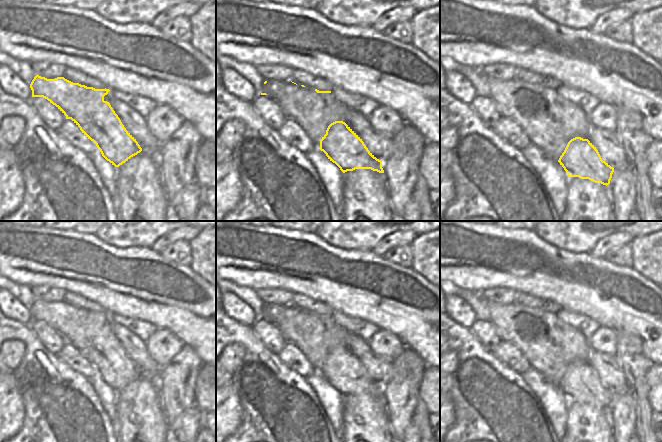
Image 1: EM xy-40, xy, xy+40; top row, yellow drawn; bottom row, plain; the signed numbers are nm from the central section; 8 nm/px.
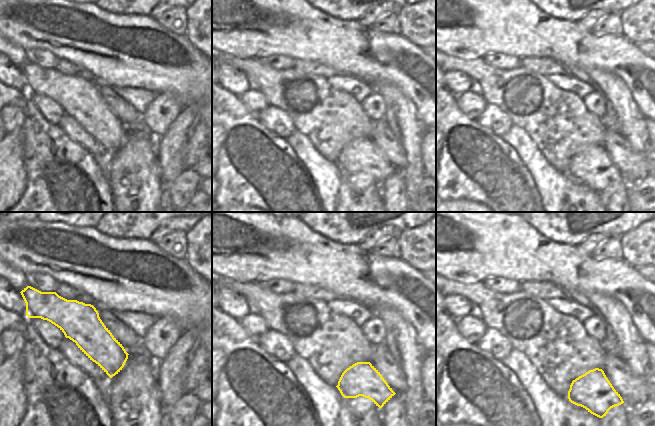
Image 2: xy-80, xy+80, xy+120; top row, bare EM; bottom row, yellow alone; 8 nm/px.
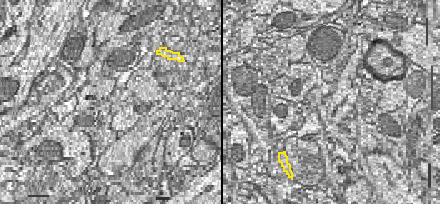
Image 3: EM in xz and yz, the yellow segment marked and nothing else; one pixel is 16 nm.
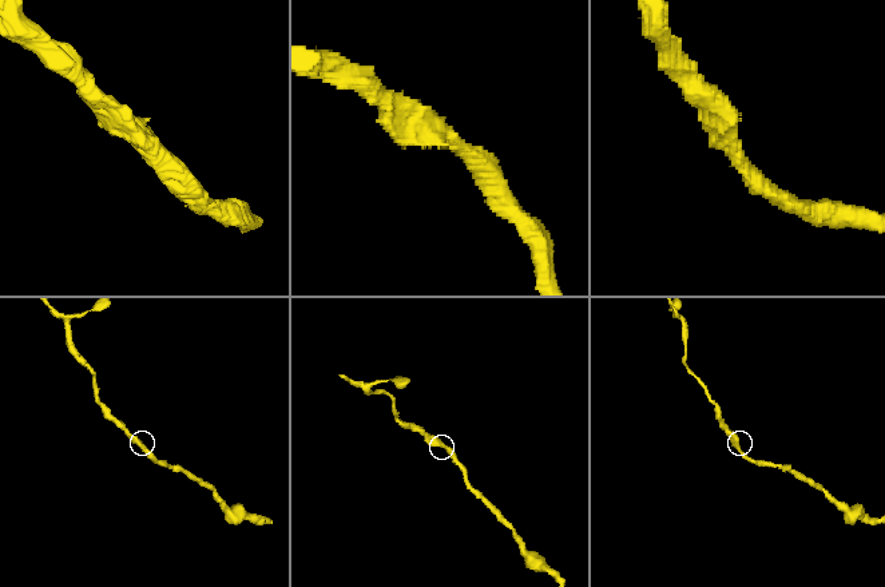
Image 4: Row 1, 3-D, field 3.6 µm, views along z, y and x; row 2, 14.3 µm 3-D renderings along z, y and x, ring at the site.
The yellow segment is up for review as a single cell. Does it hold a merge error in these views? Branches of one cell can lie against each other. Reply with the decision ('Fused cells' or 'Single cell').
Single cell

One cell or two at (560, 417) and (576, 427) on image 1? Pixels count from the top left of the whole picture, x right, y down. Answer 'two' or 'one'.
two

